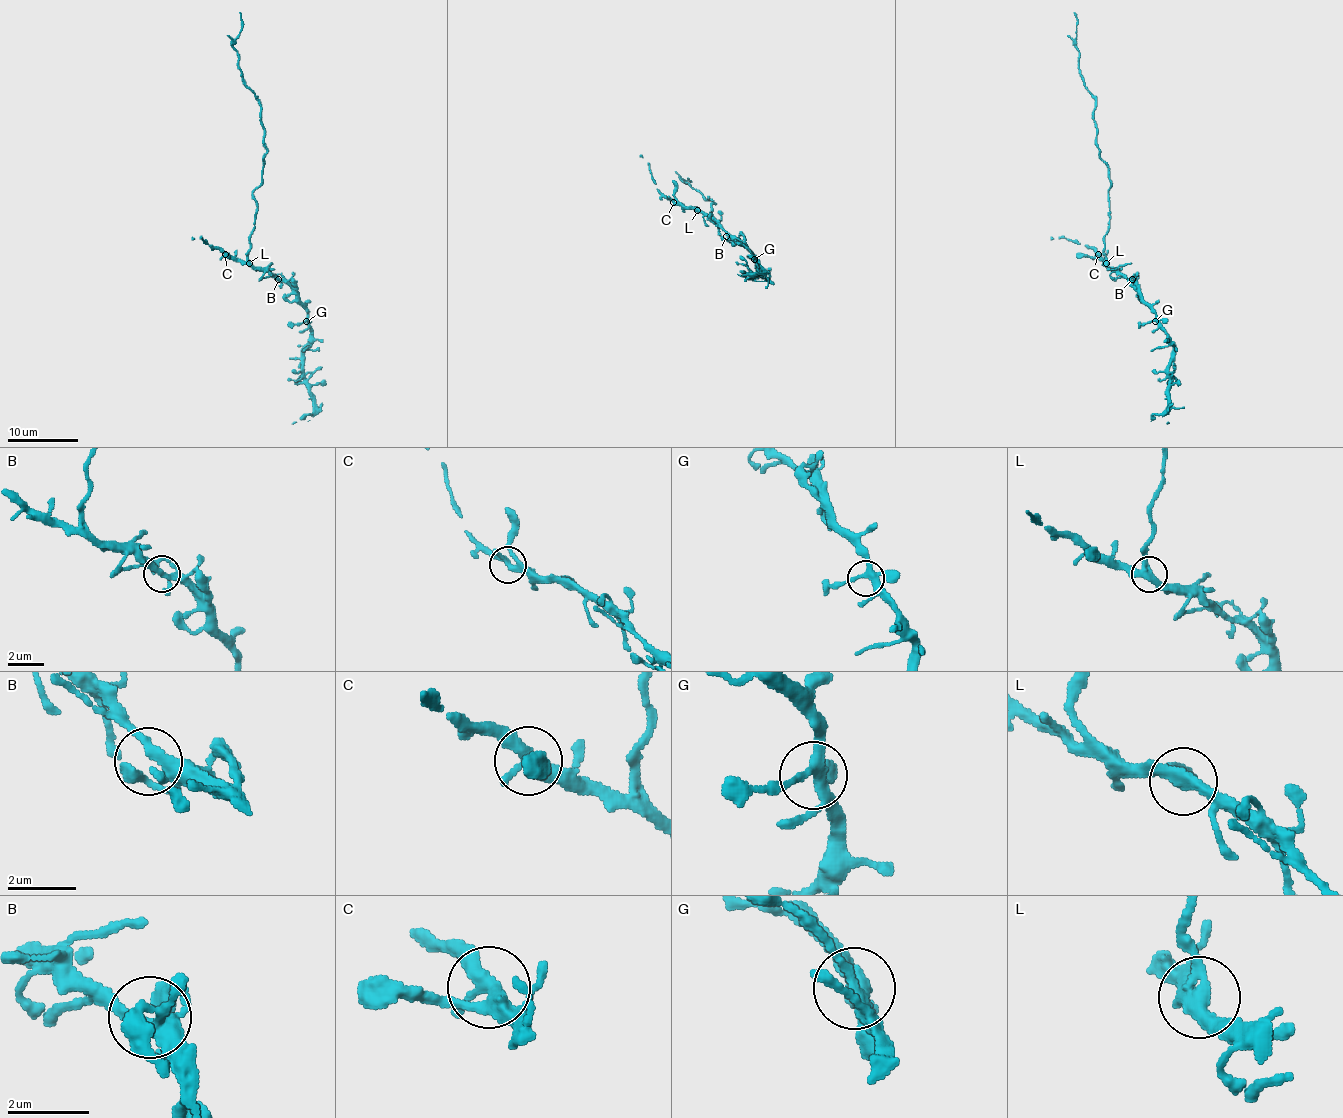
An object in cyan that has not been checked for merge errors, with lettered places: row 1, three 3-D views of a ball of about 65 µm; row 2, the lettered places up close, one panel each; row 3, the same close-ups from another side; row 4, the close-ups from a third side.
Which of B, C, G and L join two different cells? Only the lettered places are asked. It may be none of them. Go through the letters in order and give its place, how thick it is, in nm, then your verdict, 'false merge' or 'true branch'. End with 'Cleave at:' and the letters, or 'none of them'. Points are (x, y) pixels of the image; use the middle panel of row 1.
B: at (726, 236); 240 nm thick; true branch
C: at (673, 202); 320 nm thick; true branch
G: at (754, 259); 300 nm thick; true branch
L: at (697, 210); 340 nm thick; false merge
Cleave at: L

